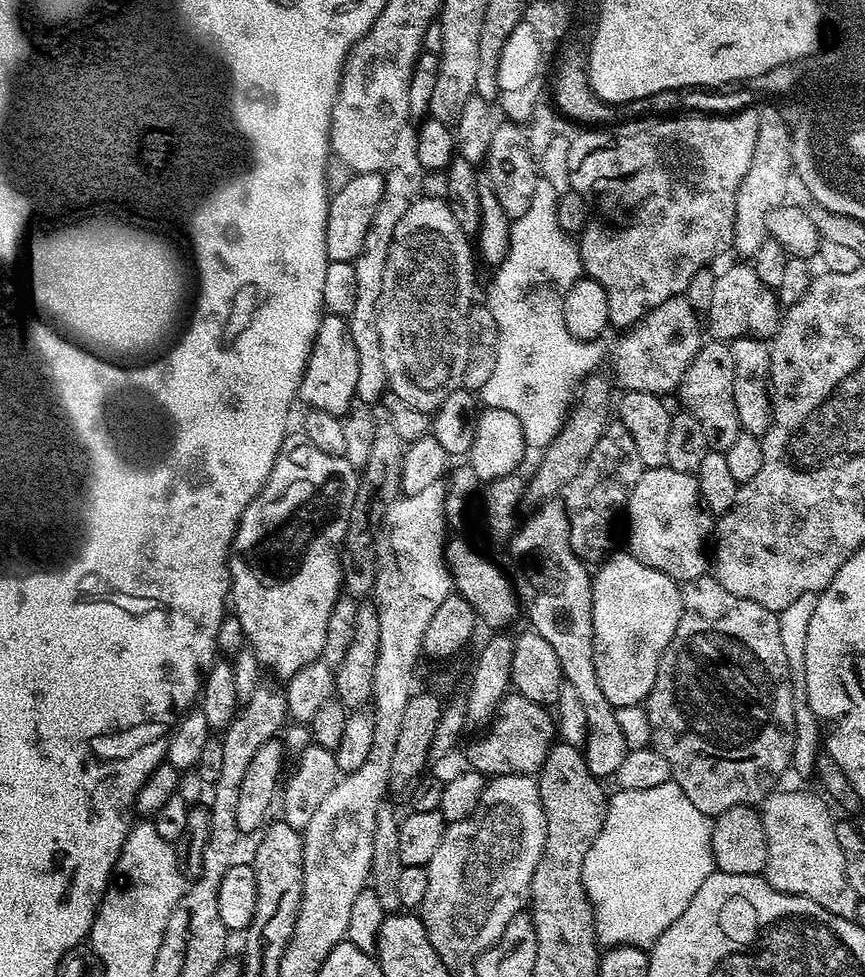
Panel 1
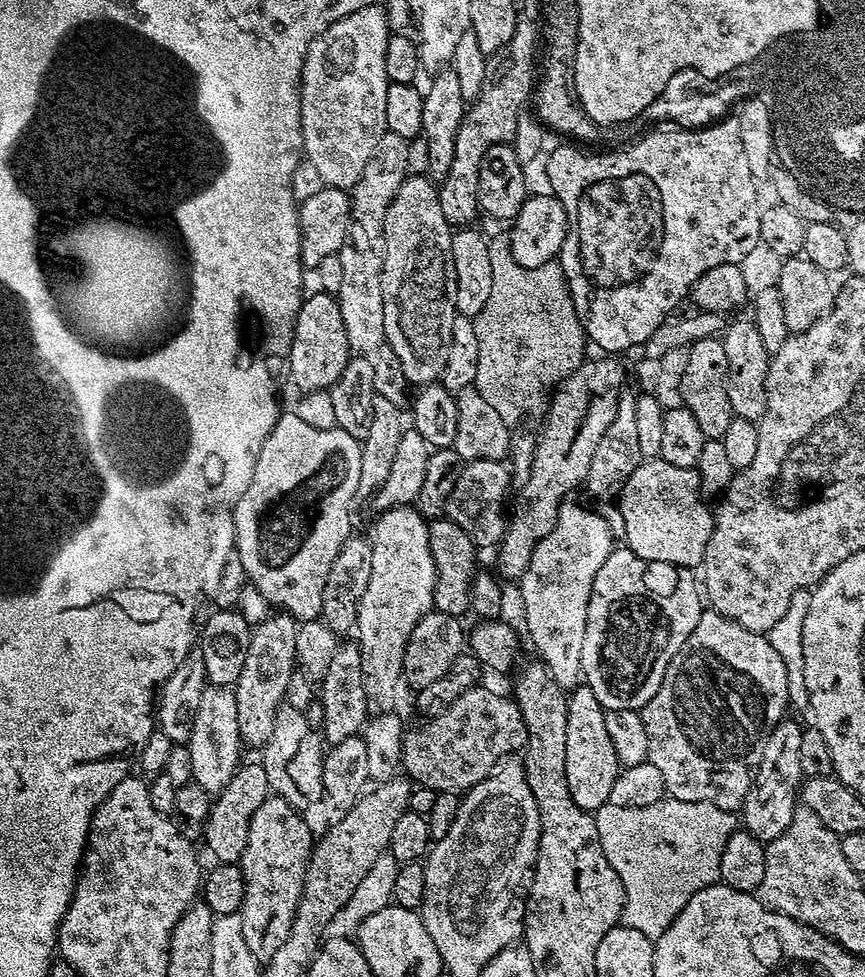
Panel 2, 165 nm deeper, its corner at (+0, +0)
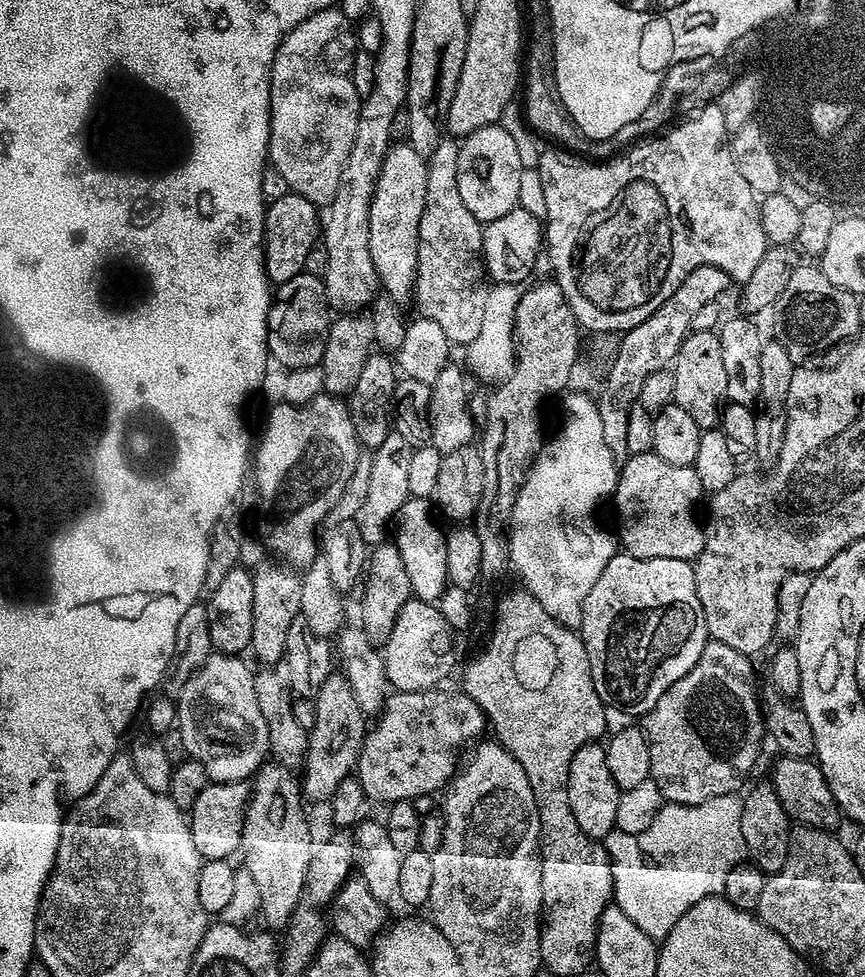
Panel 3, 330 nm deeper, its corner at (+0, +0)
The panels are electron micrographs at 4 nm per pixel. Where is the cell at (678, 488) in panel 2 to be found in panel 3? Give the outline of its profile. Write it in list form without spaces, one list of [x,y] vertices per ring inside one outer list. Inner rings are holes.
[[[653,451],[629,455],[623,464],[614,493],[614,505],[620,515],[618,540],[623,551],[638,558],[695,561],[702,554],[704,545],[704,528],[701,521],[699,524],[692,517],[692,507],[702,496],[696,471],[692,467],[673,466],[666,462],[666,458],[658,458]]]

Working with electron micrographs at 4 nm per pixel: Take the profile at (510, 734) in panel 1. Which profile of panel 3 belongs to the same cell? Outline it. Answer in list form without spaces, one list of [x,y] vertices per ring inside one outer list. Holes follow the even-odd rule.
[[[439,687],[417,692],[393,691],[383,711],[375,717],[376,725],[365,731],[354,775],[369,801],[415,801],[416,796],[439,793],[458,771],[456,755],[460,748],[467,749],[483,737],[480,735],[486,732],[486,717],[478,702],[463,690],[440,691]]]

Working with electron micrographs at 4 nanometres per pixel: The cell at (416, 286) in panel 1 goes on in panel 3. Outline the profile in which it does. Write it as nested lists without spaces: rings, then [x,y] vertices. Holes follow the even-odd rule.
[[[407,142],[391,145],[382,162],[374,198],[370,202],[368,229],[370,230],[370,258],[374,258],[374,270],[380,276],[383,295],[390,297],[396,305],[404,306],[414,296],[416,286],[416,267],[418,266],[418,242],[420,241],[420,223],[426,206],[426,186],[428,185],[428,162],[411,148]]]

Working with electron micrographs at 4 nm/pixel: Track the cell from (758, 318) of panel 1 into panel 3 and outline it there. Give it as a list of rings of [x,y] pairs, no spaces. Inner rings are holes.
[[[698,266],[682,278],[682,286],[646,318],[646,322],[638,322],[628,332],[619,337],[617,357],[613,365],[599,385],[600,396],[596,400],[598,414],[602,418],[602,438],[606,438],[606,446],[610,446],[613,457],[624,458],[629,455],[626,446],[626,422],[630,422],[630,409],[637,403],[643,392],[643,384],[652,372],[667,369],[673,363],[691,329],[694,314],[707,303],[721,299],[723,292],[730,285],[730,277],[718,266]]]

